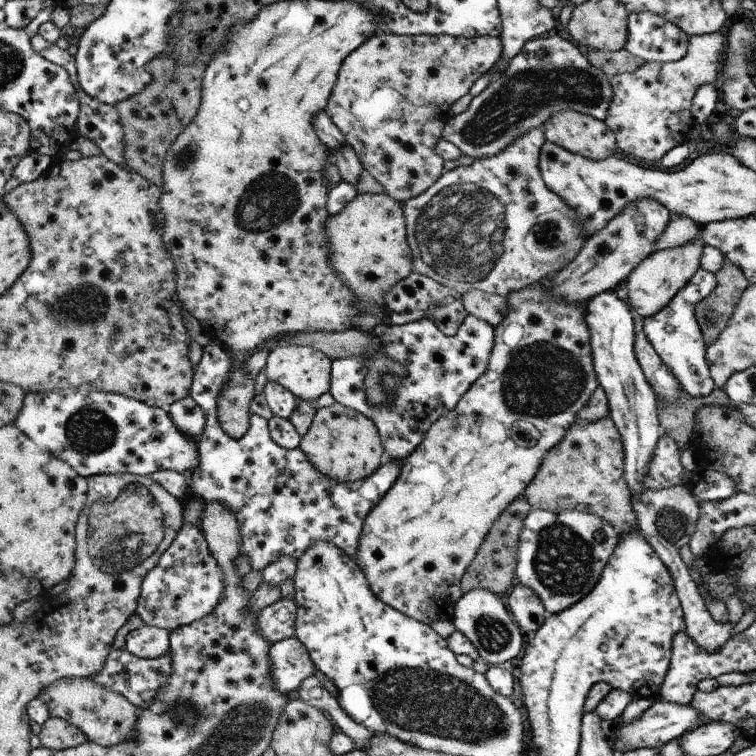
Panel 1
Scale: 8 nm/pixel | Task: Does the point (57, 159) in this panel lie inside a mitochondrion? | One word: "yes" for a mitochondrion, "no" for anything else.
no

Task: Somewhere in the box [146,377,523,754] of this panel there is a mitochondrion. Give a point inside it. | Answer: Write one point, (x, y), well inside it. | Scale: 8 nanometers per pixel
(414, 699)

